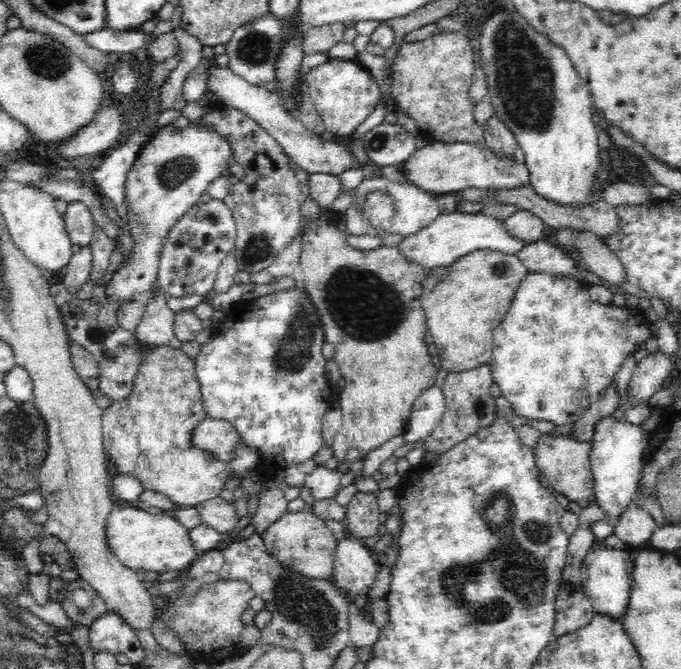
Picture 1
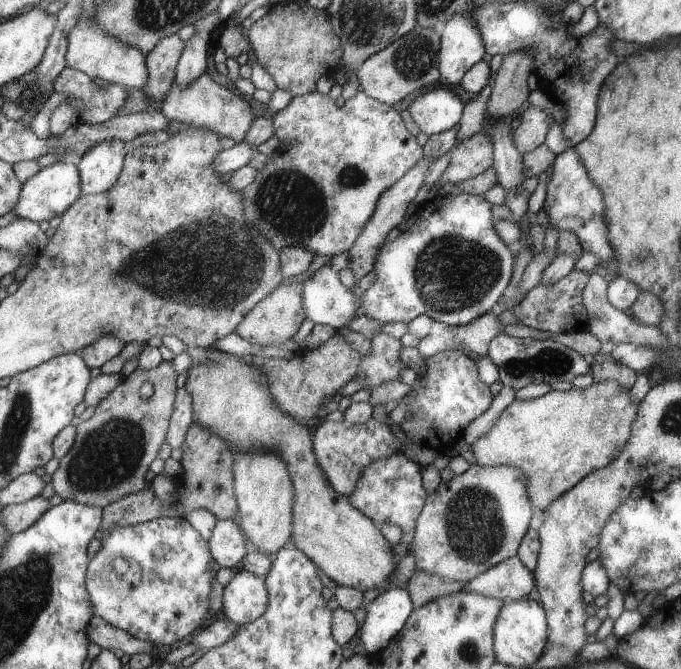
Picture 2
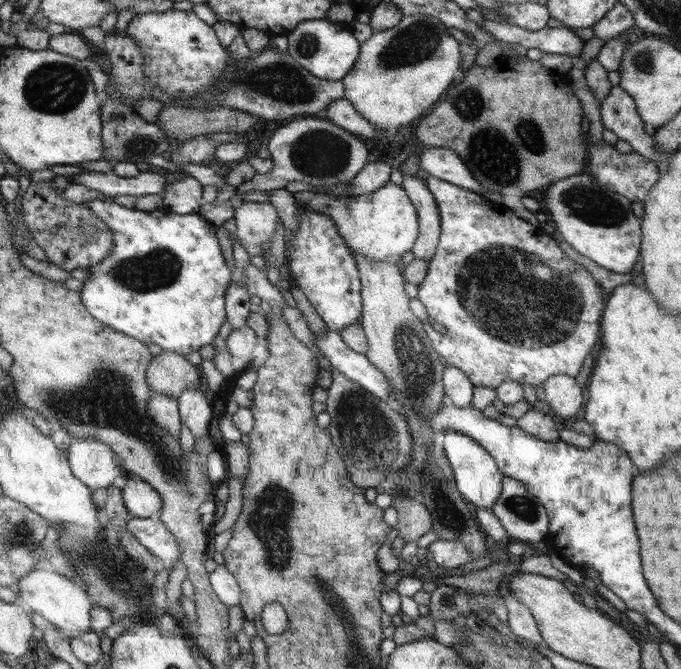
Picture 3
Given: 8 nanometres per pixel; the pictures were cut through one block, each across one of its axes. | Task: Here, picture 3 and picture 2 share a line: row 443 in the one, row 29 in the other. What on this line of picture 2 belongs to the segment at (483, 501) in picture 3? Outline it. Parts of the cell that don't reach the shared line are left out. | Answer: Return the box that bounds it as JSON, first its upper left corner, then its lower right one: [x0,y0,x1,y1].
[441,11,487,84]

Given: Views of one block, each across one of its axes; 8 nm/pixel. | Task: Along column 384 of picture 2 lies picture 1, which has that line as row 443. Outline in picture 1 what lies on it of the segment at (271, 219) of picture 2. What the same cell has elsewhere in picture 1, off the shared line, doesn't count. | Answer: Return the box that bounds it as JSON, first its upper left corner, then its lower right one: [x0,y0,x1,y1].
[102,346,233,508]

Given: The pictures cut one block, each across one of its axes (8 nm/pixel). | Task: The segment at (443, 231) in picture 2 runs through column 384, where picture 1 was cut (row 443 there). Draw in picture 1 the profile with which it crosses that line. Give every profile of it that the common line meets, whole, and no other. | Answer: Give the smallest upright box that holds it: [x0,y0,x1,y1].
[194,290,335,477]

